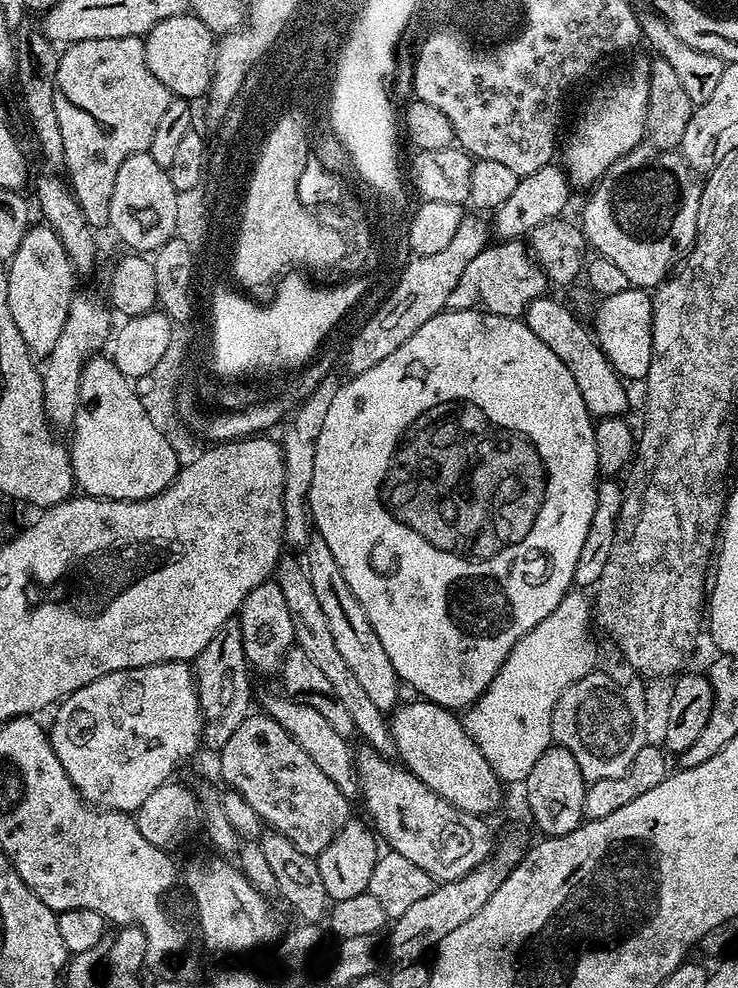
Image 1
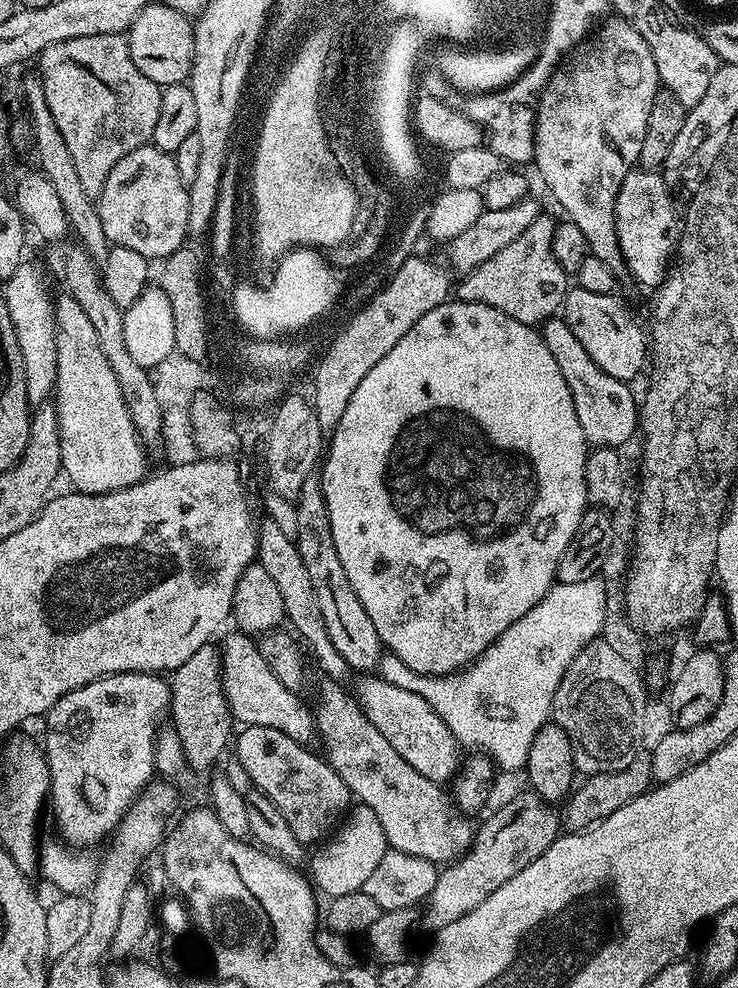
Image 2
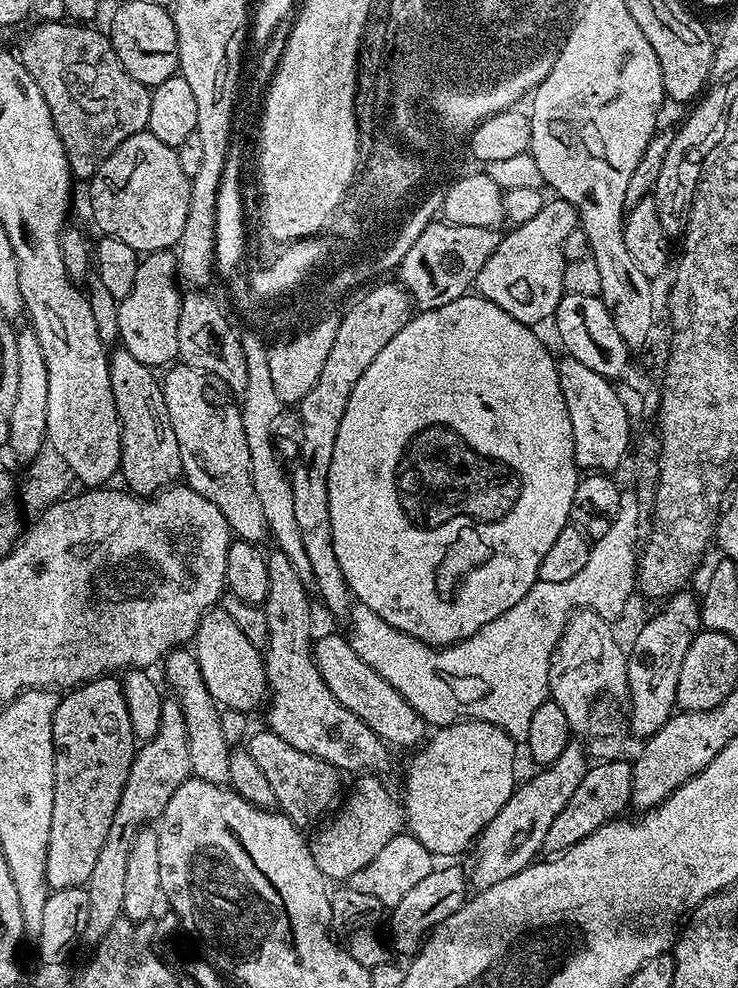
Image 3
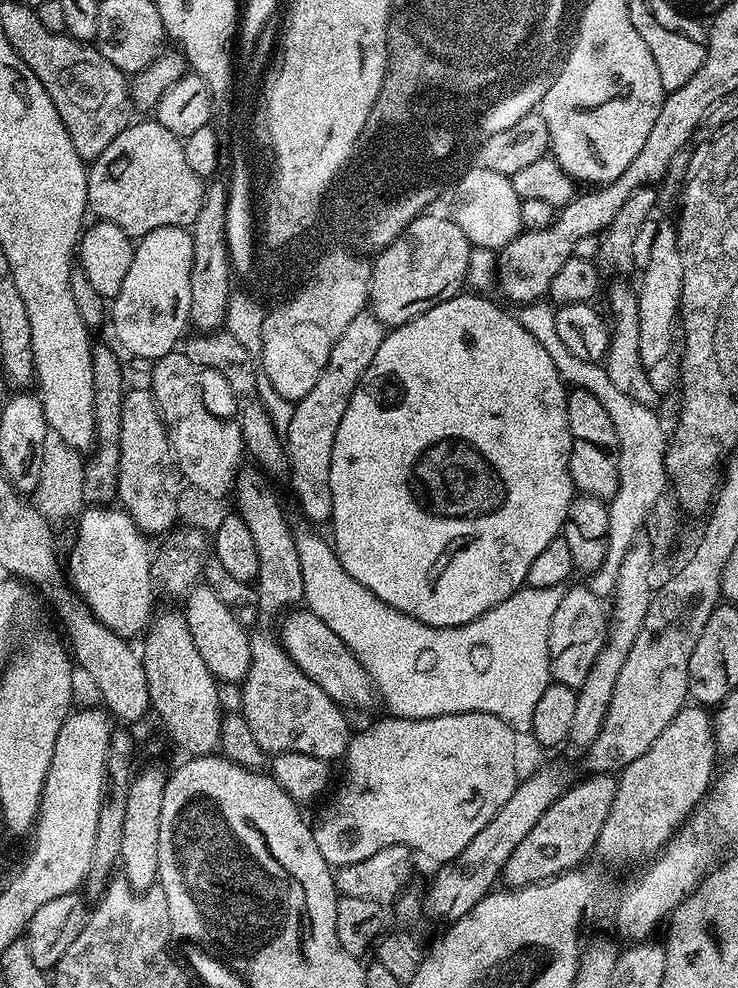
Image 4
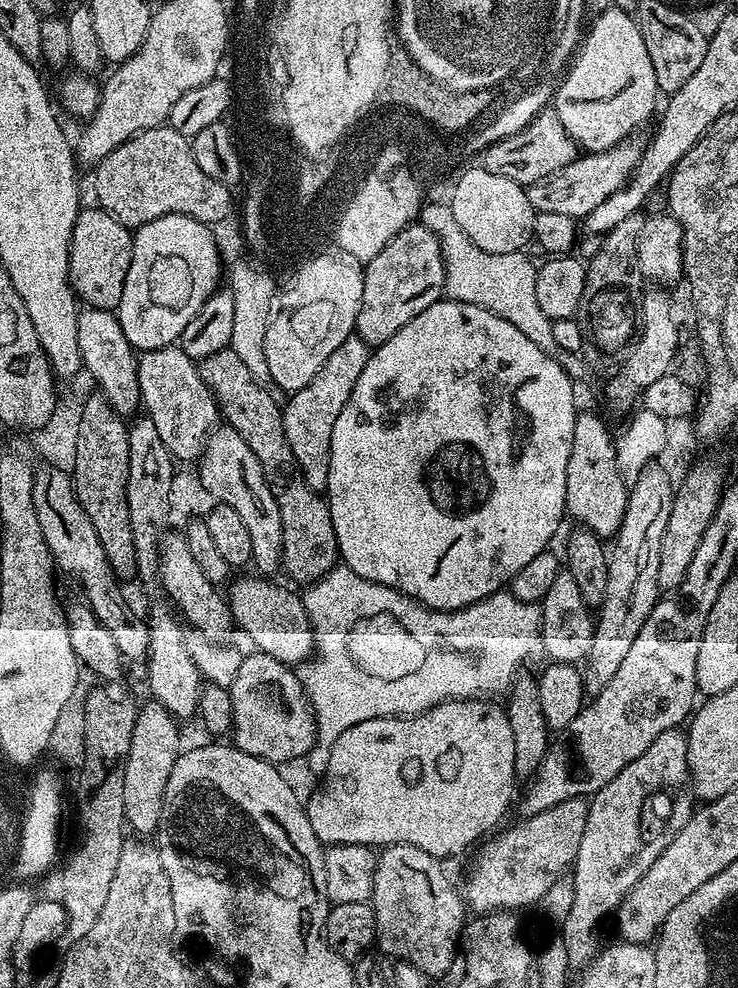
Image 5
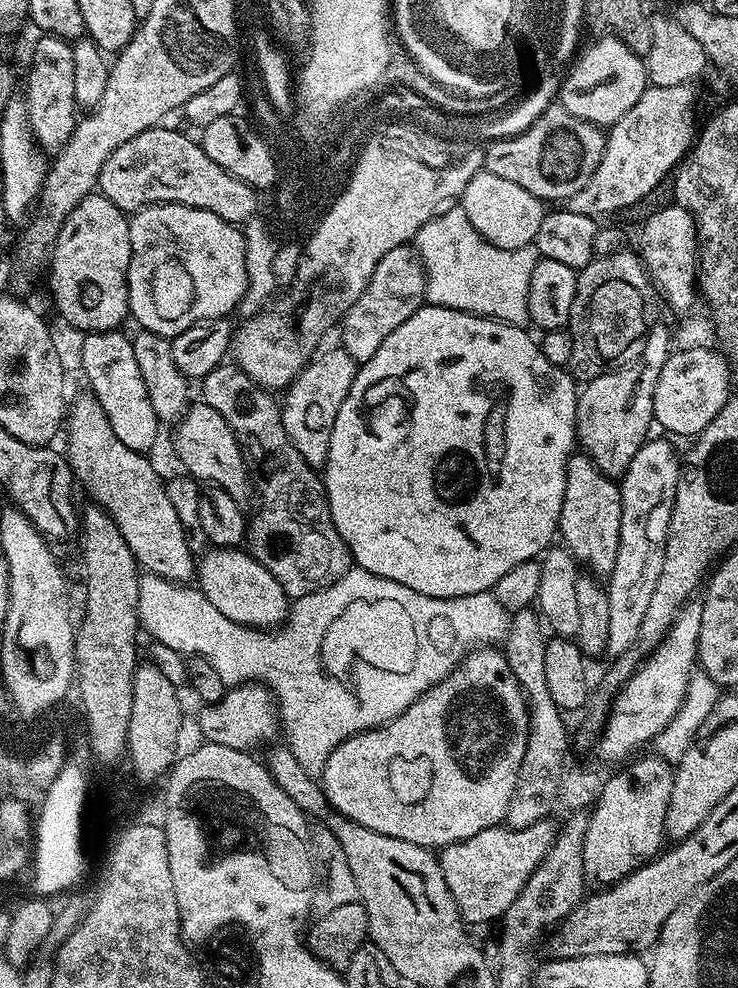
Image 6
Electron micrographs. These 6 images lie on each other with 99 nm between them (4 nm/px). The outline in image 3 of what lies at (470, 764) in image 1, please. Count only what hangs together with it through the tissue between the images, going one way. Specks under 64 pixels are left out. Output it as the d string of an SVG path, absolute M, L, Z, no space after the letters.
M324 636L321 640L319 637L314 644L314 655L322 674L322 682L330 686L330 694L334 694L334 698L338 698L338 702L346 706L346 710L358 714L358 718L362 718L362 722L366 722L366 726L370 726L370 730L374 730L374 734L378 734L385 744L397 744L400 748L412 750L425 739L426 725L414 706L410 706L410 702L406 702L406 698L402 698L402 694L398 694L398 690L394 690L394 686L390 686L390 682L386 682L382 674L378 674L365 660L358 658L345 637L344 640L340 636Z

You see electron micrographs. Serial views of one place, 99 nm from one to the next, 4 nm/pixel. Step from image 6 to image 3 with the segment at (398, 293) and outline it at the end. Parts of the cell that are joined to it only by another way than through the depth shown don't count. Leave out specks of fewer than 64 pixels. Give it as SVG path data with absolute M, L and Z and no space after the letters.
M430 223L402 258L398 267L399 283L412 297L412 303L417 309L446 306L446 302L454 302L460 296L469 295L478 270L486 266L486 258L494 254L500 245L500 238L501 233L496 228Z

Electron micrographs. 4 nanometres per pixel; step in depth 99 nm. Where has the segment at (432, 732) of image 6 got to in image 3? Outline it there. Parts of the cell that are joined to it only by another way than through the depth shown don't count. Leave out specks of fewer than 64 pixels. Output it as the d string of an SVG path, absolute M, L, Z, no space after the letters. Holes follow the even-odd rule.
M461 718L433 732L419 750L411 753L412 761L404 772L407 831L421 838L436 836L437 857L456 856L473 847L485 826L516 791L513 767L518 763L518 744L498 726L475 718ZM364 774L352 788L352 793L344 800L344 805L340 809L335 809L336 817L332 824L328 824L316 837L311 837L310 847L312 857L318 866L320 873L329 881L346 882L366 862L372 861L374 854L386 846L396 836L401 835L404 824L404 816L400 813L398 805L392 801L390 793L384 789L384 784L379 775Z

